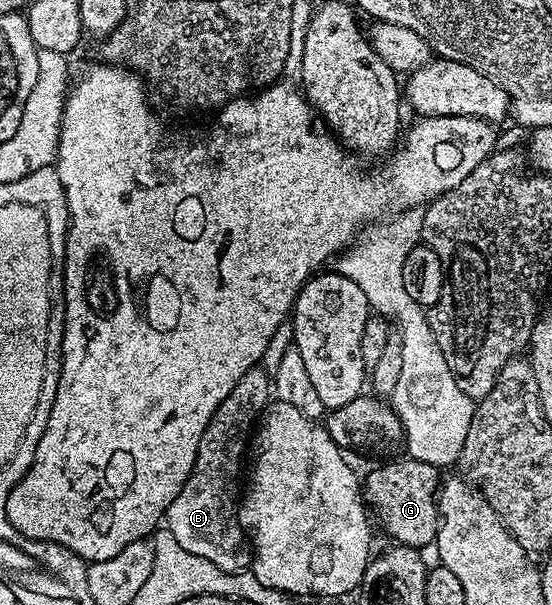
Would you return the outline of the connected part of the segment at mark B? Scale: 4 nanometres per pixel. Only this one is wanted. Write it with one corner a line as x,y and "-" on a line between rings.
254,367
238,378
234,390
230,390
222,406
214,410
214,418
210,418
202,442
198,442
194,470
190,470
186,486
178,490
178,498
170,502
166,513
169,537
178,542
182,550
190,550
190,554
202,558
217,572
244,574
252,562
252,546
238,515
236,479
244,460
244,435
253,431
269,403
270,376
263,367

